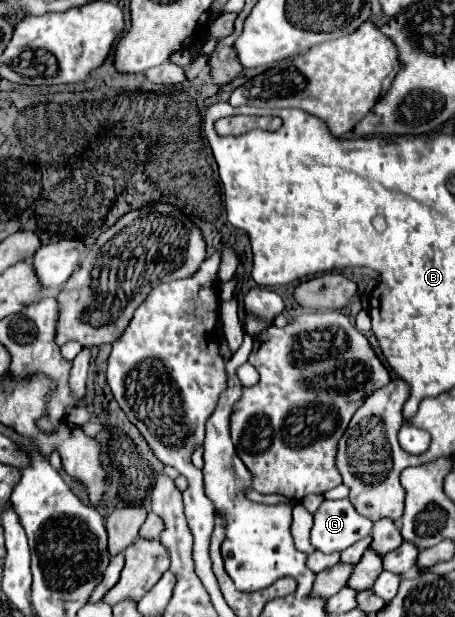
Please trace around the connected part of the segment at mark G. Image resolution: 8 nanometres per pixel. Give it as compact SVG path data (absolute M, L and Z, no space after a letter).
M348 499L324 501L314 513L312 545L322 553L344 551L372 531L372 521L360 517Z

